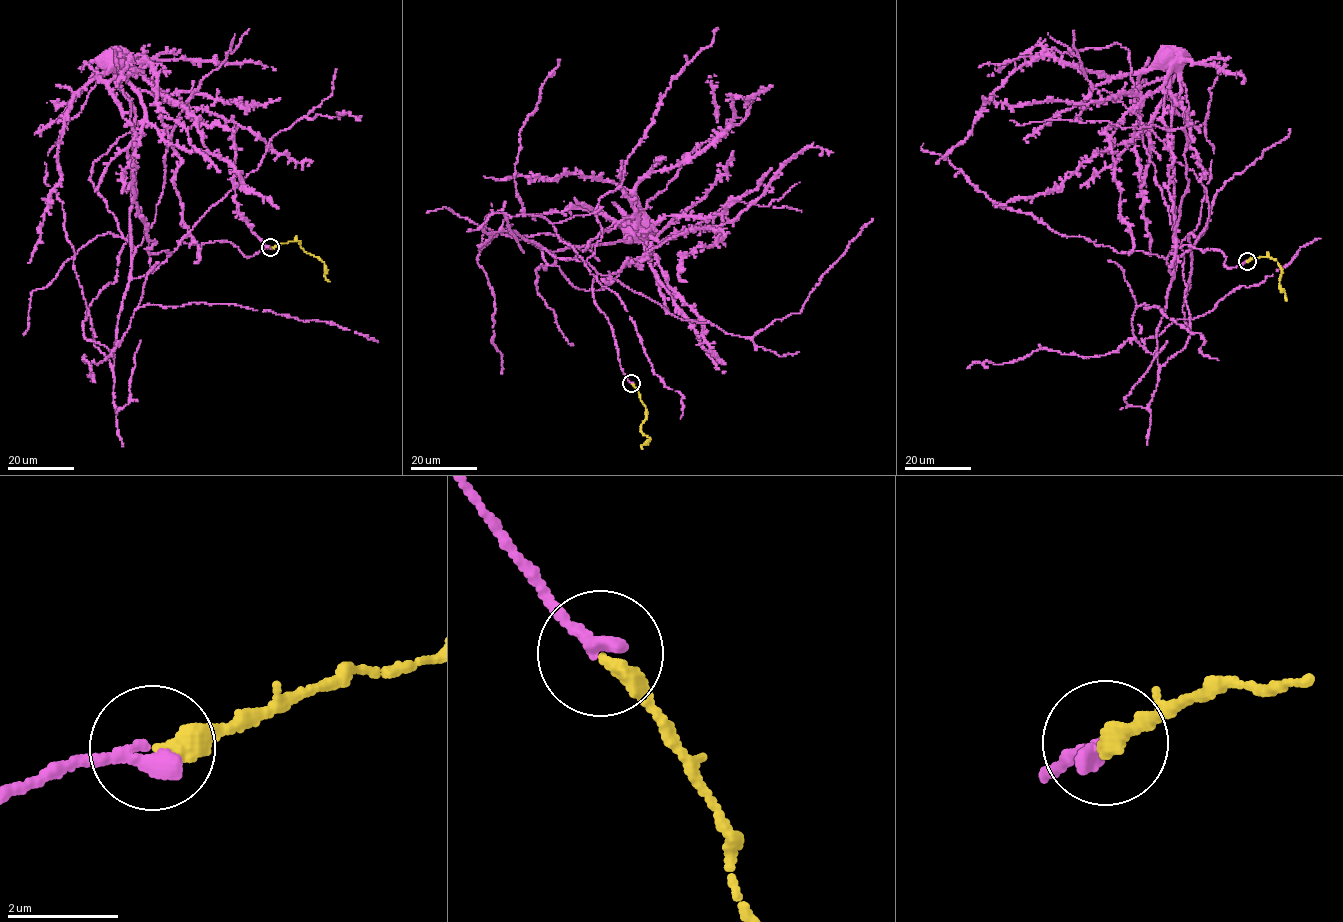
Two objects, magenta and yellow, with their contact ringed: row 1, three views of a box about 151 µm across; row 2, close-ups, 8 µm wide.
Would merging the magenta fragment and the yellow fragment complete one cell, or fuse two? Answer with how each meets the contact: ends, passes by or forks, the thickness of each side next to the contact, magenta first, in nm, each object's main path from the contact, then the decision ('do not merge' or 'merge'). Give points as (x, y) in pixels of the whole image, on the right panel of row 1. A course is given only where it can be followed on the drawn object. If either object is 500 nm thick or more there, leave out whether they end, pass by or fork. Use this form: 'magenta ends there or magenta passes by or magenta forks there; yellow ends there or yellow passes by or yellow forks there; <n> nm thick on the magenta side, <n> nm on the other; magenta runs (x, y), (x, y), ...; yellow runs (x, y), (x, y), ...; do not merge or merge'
magenta ends there; yellow ends there; 340 nm thick on the magenta side, 320 nm on the other; magenta runs (1248, 261), (1226, 268), (1221, 250), (1184, 245), (1169, 271), (1180, 92), (1165, 58); yellow runs (1248, 261), (1263, 256), (1276, 261), (1282, 272), (1279, 288), (1284, 292), (1286, 300); merge

